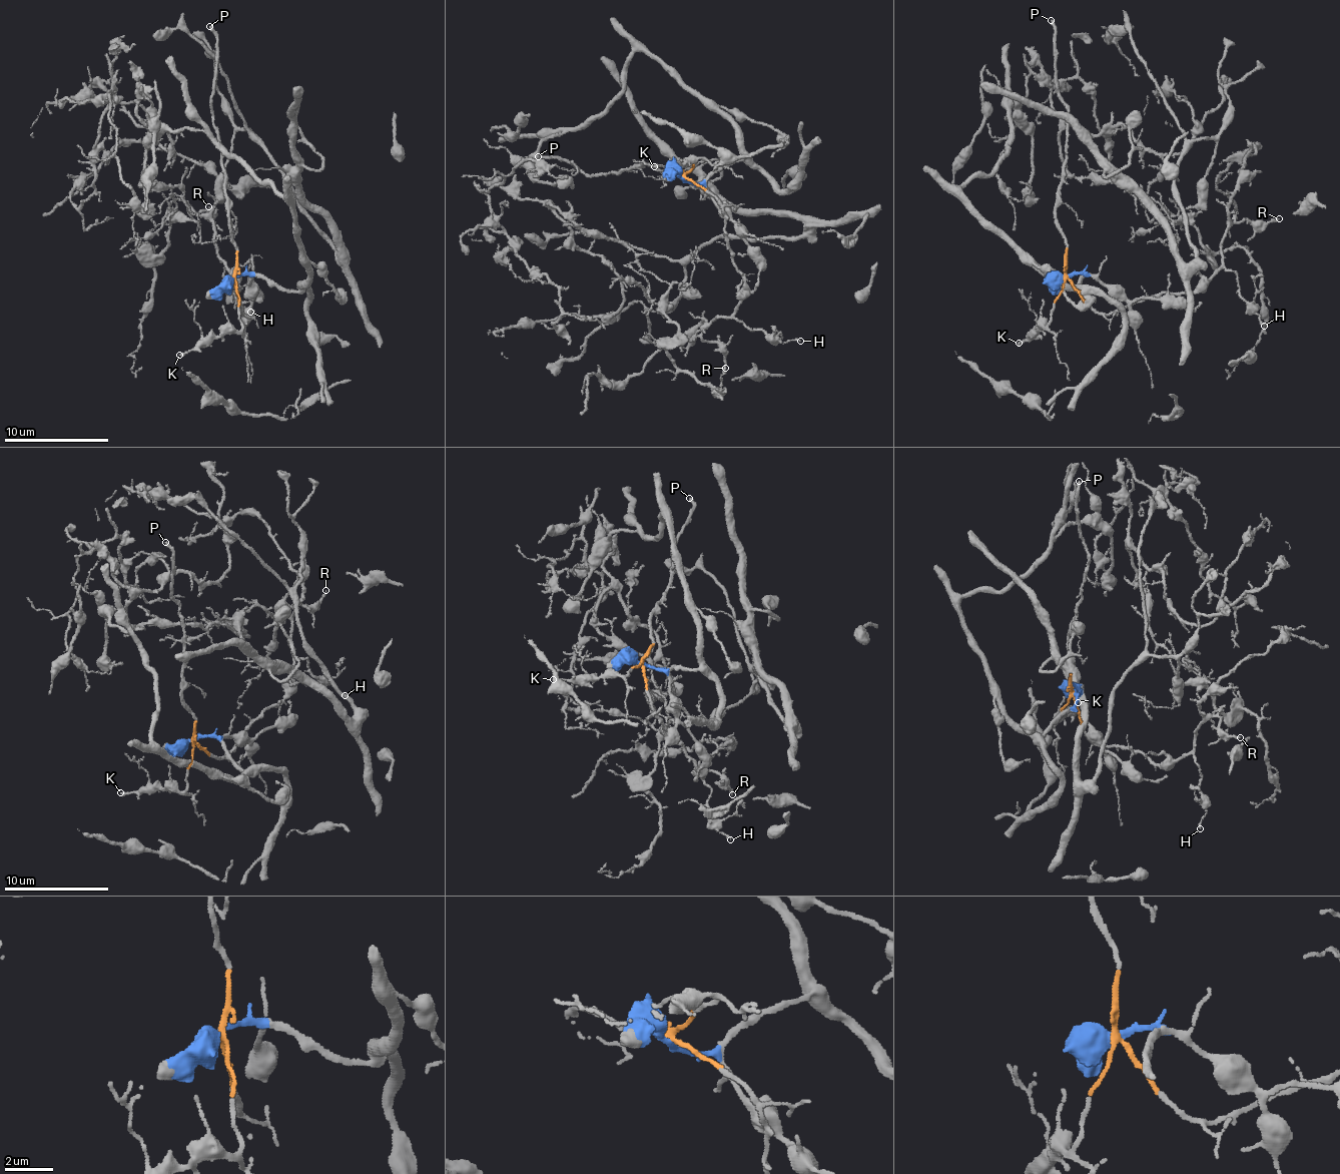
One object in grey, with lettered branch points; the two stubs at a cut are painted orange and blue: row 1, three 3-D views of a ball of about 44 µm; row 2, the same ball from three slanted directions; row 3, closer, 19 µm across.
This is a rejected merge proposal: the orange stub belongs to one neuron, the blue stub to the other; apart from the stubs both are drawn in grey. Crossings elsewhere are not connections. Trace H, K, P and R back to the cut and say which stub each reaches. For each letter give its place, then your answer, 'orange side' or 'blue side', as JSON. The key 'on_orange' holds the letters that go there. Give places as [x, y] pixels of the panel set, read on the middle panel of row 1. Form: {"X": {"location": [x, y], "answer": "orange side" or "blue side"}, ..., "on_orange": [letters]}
{"H": {"location": [800, 341], "answer": "orange side"}, "K": {"location": [654, 166], "answer": "orange side"}, "P": {"location": [538, 156], "answer": "orange side"}, "R": {"location": [725, 368], "answer": "orange side"}, "on_orange": ["H", "K", "P", "R"]}

